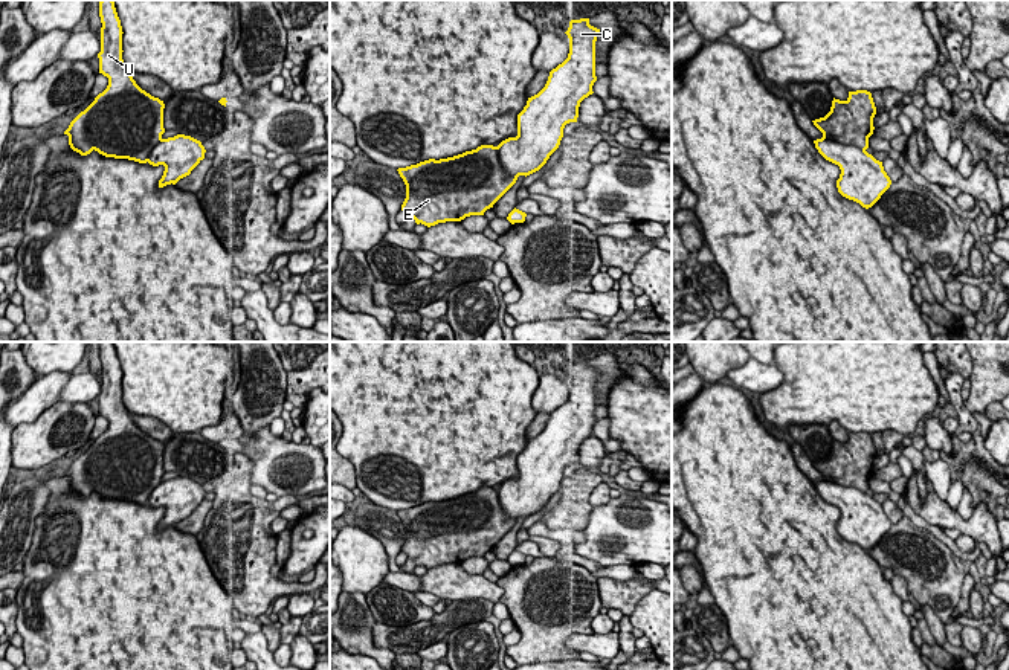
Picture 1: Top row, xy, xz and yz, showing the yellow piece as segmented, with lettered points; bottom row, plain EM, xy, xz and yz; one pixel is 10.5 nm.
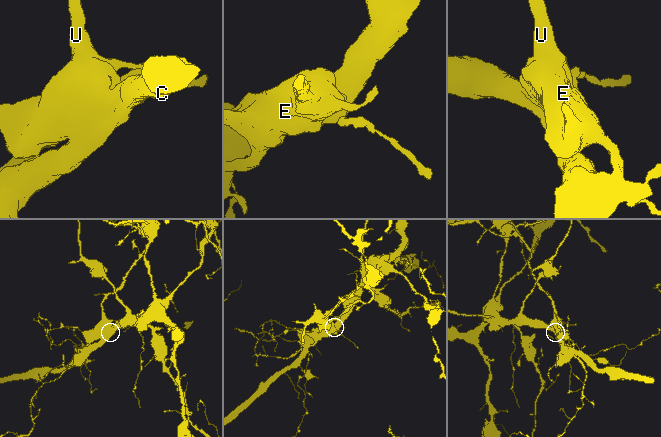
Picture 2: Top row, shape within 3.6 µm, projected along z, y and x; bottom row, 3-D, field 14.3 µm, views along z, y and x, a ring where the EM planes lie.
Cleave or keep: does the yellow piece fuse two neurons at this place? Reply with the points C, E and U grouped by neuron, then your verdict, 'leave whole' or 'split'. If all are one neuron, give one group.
C / E U; split

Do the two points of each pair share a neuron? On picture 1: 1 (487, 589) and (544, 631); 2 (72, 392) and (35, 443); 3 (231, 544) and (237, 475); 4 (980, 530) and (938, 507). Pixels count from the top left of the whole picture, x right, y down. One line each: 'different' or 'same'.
1: different
2: different
3: same
4: same

